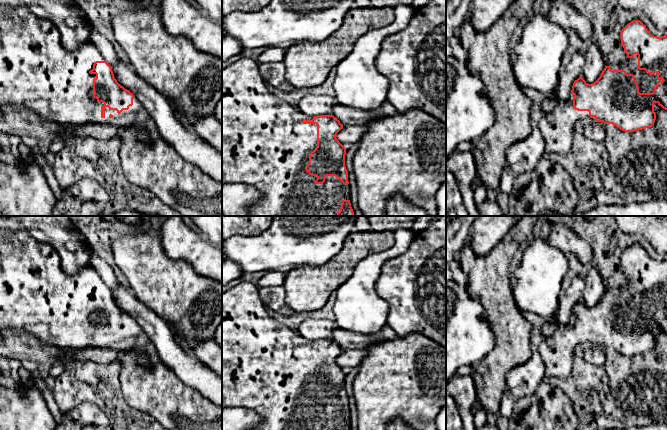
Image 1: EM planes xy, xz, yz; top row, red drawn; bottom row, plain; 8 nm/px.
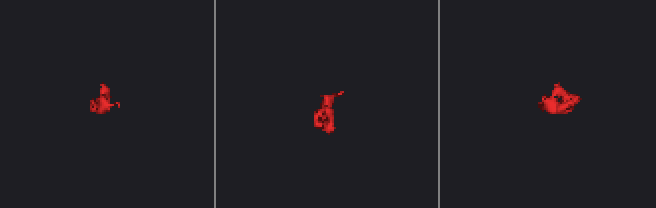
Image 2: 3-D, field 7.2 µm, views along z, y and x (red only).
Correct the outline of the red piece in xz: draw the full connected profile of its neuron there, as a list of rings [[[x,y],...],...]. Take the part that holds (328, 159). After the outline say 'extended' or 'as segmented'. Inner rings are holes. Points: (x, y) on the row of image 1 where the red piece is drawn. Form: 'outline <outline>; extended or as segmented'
outline [[[241,58],[230,66],[222,69],[222,183],[243,183],[256,188],[262,193],[262,198],[259,199],[249,209],[250,216],[354,216],[353,209],[350,203],[350,186],[348,181],[348,171],[345,166],[346,148],[337,140],[337,133],[343,128],[340,121],[331,115],[308,116],[300,112],[297,108],[292,107],[287,102],[281,100],[274,94],[268,91],[266,83],[259,74],[259,63],[250,58]]]; extended

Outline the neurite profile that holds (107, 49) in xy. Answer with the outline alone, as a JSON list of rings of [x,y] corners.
[[[81,8],[79,10],[79,15],[90,28],[91,42],[97,47],[106,62],[111,67],[115,66],[119,58],[116,54],[113,44],[111,44],[104,36],[95,30],[92,23],[88,19],[88,16]]]

